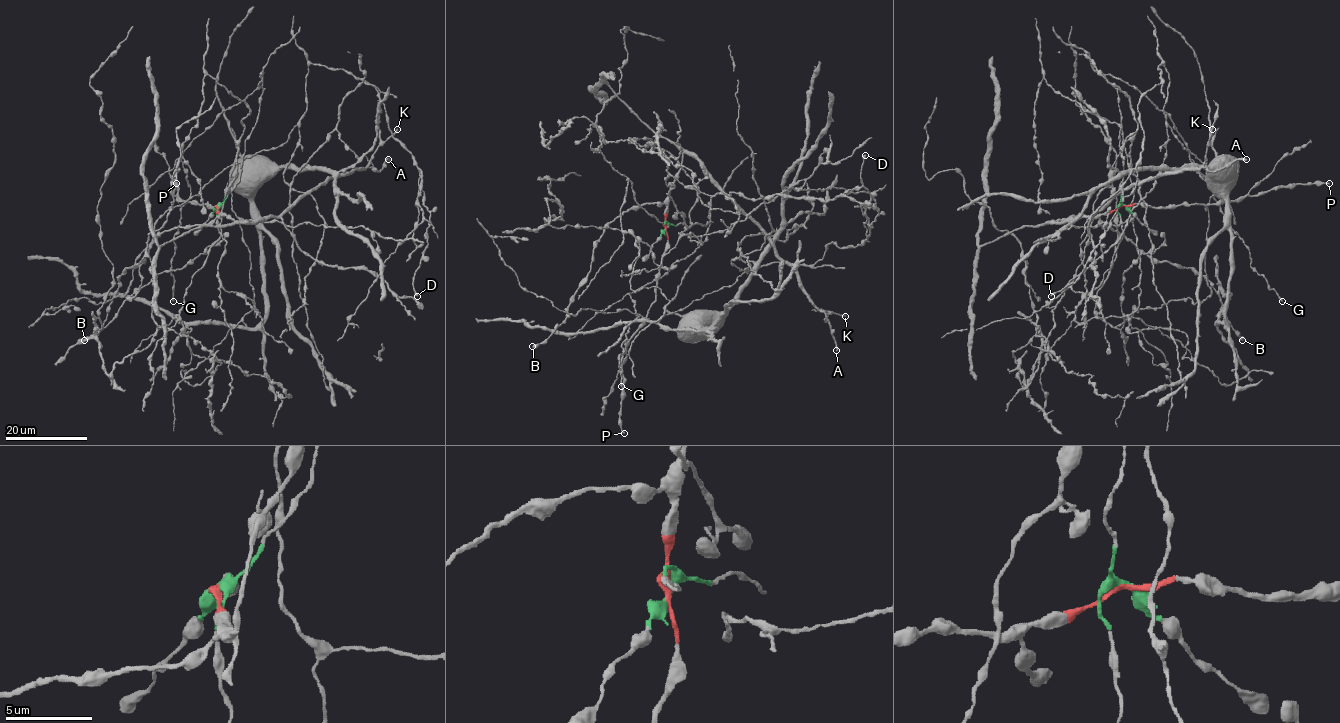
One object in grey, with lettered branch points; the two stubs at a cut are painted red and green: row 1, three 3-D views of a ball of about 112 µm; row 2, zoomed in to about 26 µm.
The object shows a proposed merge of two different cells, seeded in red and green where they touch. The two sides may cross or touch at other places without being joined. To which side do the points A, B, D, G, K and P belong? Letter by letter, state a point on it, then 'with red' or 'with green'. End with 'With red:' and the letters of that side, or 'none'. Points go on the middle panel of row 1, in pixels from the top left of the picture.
A: (836, 350) | with red
B: (532, 346) | with red
D: (865, 155) | with green
G: (621, 386) | with green
K: (845, 316) | with red
P: (624, 433) | with red
With red: A, B, K, P

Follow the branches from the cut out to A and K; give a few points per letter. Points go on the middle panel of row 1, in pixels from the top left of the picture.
A: (666, 226), (670, 186), (683, 154), (690, 154), (794, 270), (798, 285), (824, 313), (836, 351)
K: (666, 226), (670, 186), (683, 154), (690, 154), (767, 237), (810, 301), (845, 316)

